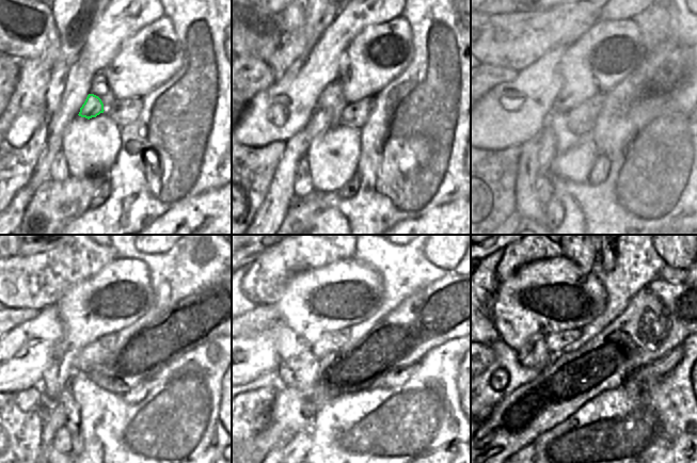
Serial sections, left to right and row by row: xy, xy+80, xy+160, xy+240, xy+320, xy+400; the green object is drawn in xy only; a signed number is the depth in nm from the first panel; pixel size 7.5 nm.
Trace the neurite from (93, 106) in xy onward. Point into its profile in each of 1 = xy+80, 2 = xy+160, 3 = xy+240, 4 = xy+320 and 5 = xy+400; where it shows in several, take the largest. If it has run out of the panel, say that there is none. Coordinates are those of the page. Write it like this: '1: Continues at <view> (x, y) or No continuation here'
1: Continues at xy+80 (319, 122)
2: Continues at xy+160 (547, 139)
3: Continues at xy+240 (57, 419)
4: Continues at xy+320 (279, 449)
5: No continuation here

